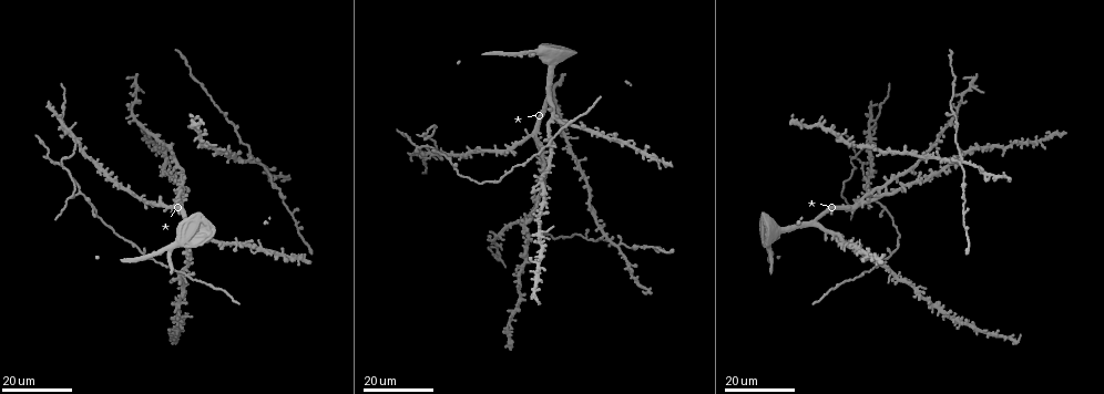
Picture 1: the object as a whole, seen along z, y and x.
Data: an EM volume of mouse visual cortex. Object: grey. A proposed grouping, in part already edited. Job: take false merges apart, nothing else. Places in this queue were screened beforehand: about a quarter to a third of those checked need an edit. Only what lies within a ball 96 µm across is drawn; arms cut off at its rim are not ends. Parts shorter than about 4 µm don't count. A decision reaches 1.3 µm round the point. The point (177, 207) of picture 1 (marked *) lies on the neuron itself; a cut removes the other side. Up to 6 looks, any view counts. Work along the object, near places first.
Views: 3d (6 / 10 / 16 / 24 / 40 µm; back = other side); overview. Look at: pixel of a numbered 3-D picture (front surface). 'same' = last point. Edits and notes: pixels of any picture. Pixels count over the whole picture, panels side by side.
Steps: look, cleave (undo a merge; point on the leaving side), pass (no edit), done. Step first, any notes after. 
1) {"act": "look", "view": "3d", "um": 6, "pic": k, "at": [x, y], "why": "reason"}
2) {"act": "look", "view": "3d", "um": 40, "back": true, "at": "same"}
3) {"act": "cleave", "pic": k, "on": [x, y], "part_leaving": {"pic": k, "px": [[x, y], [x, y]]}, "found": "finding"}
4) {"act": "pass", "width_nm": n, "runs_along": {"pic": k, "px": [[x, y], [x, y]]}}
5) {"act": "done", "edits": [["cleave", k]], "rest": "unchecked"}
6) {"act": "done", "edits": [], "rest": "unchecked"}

{"act": "look", "view": "3d", "um": 24, "pic": 1, "at": [72, 139]}

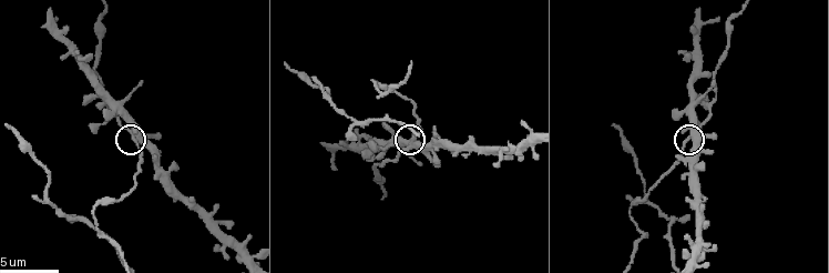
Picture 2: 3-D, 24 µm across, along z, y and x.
{"act": "look", "view": "3d", "um": 10, "pic": 2, "at": [688, 137], "why": "closer look"}

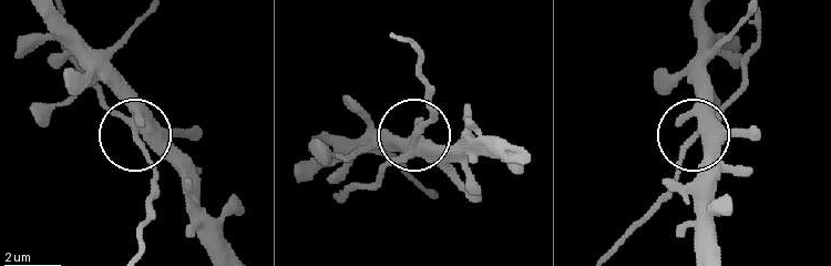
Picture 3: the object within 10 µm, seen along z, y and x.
{"act": "cleave", "pic": 3, "on": [147, 154], "width_nm": 350, "part_leaving": {"pic": 3, "px": [[131, 130], [153, 177], [153, 213], [136, 256]]}, "found": "a second neuron is stuck on"}

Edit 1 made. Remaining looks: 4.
{"act": "look", "view": "overview", "why": "redraw"}

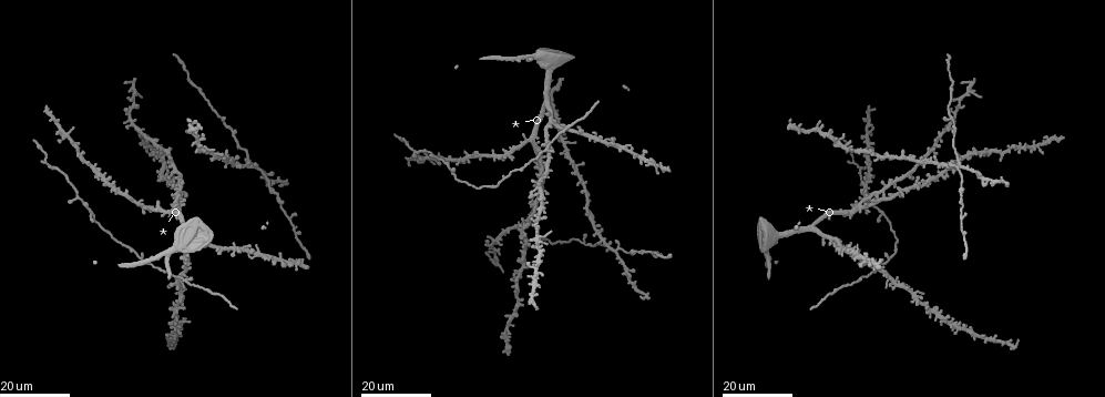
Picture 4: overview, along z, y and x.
{"act": "look", "view": "3d", "um": 16, "pic": 4, "at": [883, 215], "why": "calibre changes"}

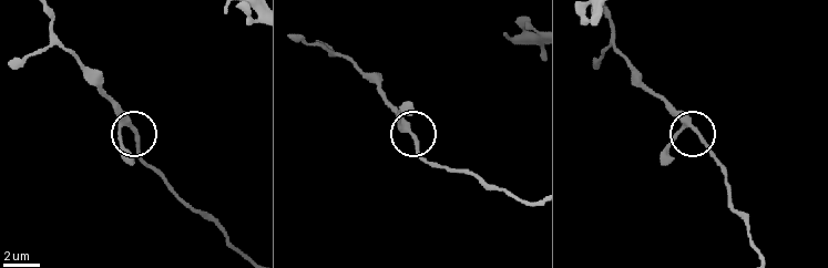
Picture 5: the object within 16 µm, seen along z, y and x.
{"act": "look", "view": "3d", "um": 10, "pic": 5, "at": [415, 142]}

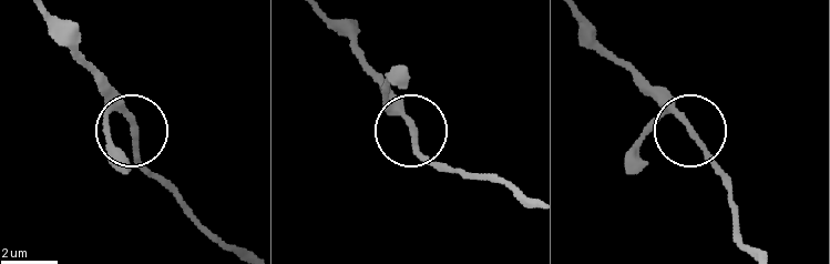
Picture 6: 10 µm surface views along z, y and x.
{"act": "pass", "runs_along": {"pic": 6, "px": [[749, 246], [720, 168], [631, 70]]}, "found": "continuous, no second neuron"}

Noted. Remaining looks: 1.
{"act": "done", "edits": [["cleave", 3]], "rest": "unchecked"}

